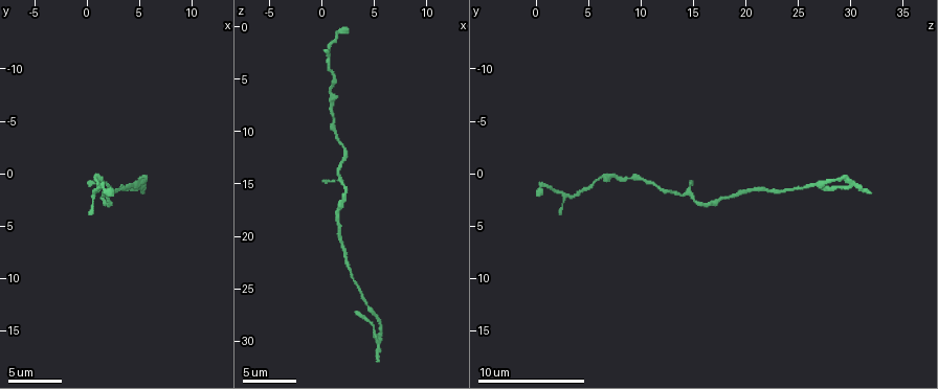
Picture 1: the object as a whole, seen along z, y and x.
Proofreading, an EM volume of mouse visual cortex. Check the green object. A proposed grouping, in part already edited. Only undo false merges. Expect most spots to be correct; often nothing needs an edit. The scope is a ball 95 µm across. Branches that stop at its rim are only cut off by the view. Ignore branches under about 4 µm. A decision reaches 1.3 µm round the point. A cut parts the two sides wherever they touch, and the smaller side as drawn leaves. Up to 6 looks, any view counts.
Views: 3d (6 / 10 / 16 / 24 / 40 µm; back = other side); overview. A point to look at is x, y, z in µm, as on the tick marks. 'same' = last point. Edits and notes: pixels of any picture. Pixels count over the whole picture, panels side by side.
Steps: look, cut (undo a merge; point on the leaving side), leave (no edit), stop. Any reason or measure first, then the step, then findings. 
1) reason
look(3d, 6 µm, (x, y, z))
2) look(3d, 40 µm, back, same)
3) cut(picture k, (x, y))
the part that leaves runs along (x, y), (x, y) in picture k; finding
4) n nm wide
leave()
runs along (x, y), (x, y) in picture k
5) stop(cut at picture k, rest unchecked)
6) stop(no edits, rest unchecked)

calibre changes
look(3d, 10 µm, (4.0, 1.2, 25.8))

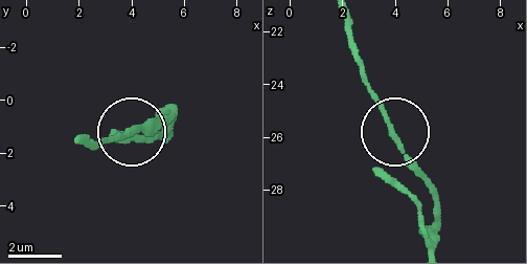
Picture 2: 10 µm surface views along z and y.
other side
look(3d, 10 µm, back, (3.9, 1.2, 25.9))

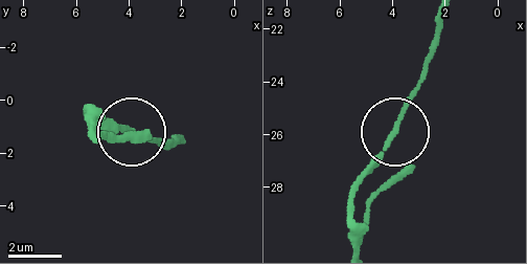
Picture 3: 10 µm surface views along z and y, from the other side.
leave()
one neuron here

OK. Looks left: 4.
look(3d, 16 µm, (2.0, 3.0, 16.4))

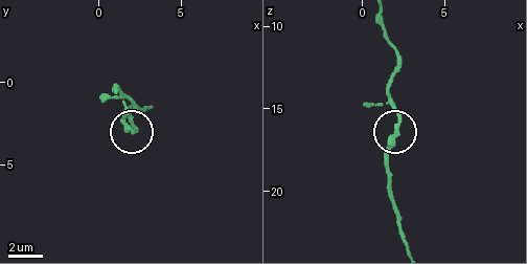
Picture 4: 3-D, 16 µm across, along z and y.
look(3d, 16 µm, back, same)

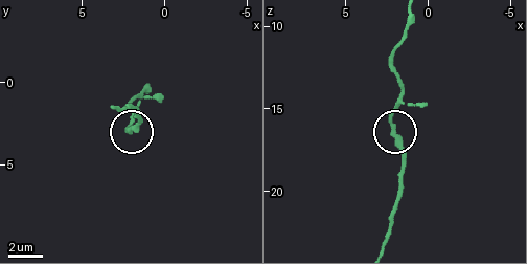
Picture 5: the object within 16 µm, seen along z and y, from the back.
leave()
one neuron here

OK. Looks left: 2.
thick turns thin
look(3d, 16 µm, (0.8, 0.8, 5.8))

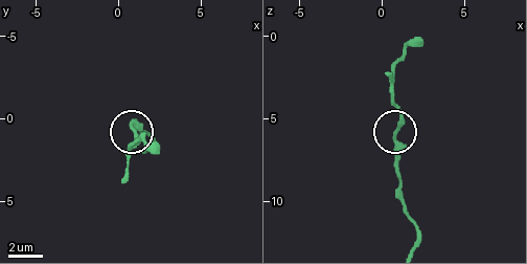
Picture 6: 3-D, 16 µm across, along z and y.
leave()
one neuron here

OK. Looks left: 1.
stop(no edits, rest unchecked)

